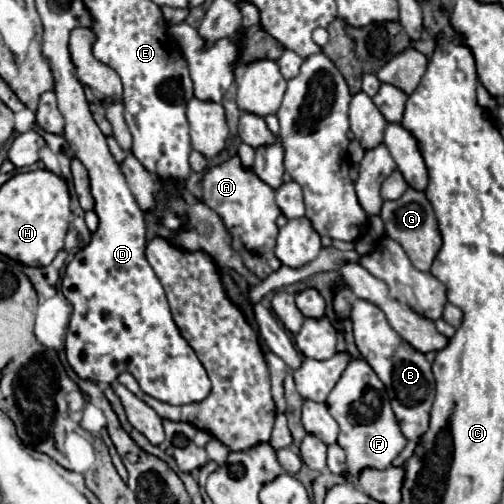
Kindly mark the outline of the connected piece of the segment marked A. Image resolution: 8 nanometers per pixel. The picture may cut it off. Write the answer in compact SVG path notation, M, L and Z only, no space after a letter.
M237 154L205 170L203 202L225 222L225 228L231 234L231 246L241 256L247 270L251 270L259 280L265 280L281 268L281 260L275 256L275 240L279 234L275 220L281 214L275 204L275 190L265 184L253 168L245 168Z

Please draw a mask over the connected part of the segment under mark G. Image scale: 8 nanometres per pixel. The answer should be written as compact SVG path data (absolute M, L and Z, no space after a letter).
M409 188L399 200L391 200L391 202L383 202L383 208L381 208L381 218L385 222L385 234L393 240L397 240L407 256L411 258L413 266L427 272L437 256L437 252L441 250L441 244L443 244L443 238L441 238L441 230L439 230L439 224L437 224L437 218L435 218L435 212L433 212L433 206L431 202L427 200L425 192L415 192L413 188Z

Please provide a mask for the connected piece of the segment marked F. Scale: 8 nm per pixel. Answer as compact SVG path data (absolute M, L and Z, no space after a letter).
M351 360L349 368L341 374L341 380L327 398L327 408L339 424L337 442L345 448L349 472L357 474L361 468L387 468L405 448L407 440L399 430L393 416L385 384L379 380L375 370L365 360Z

